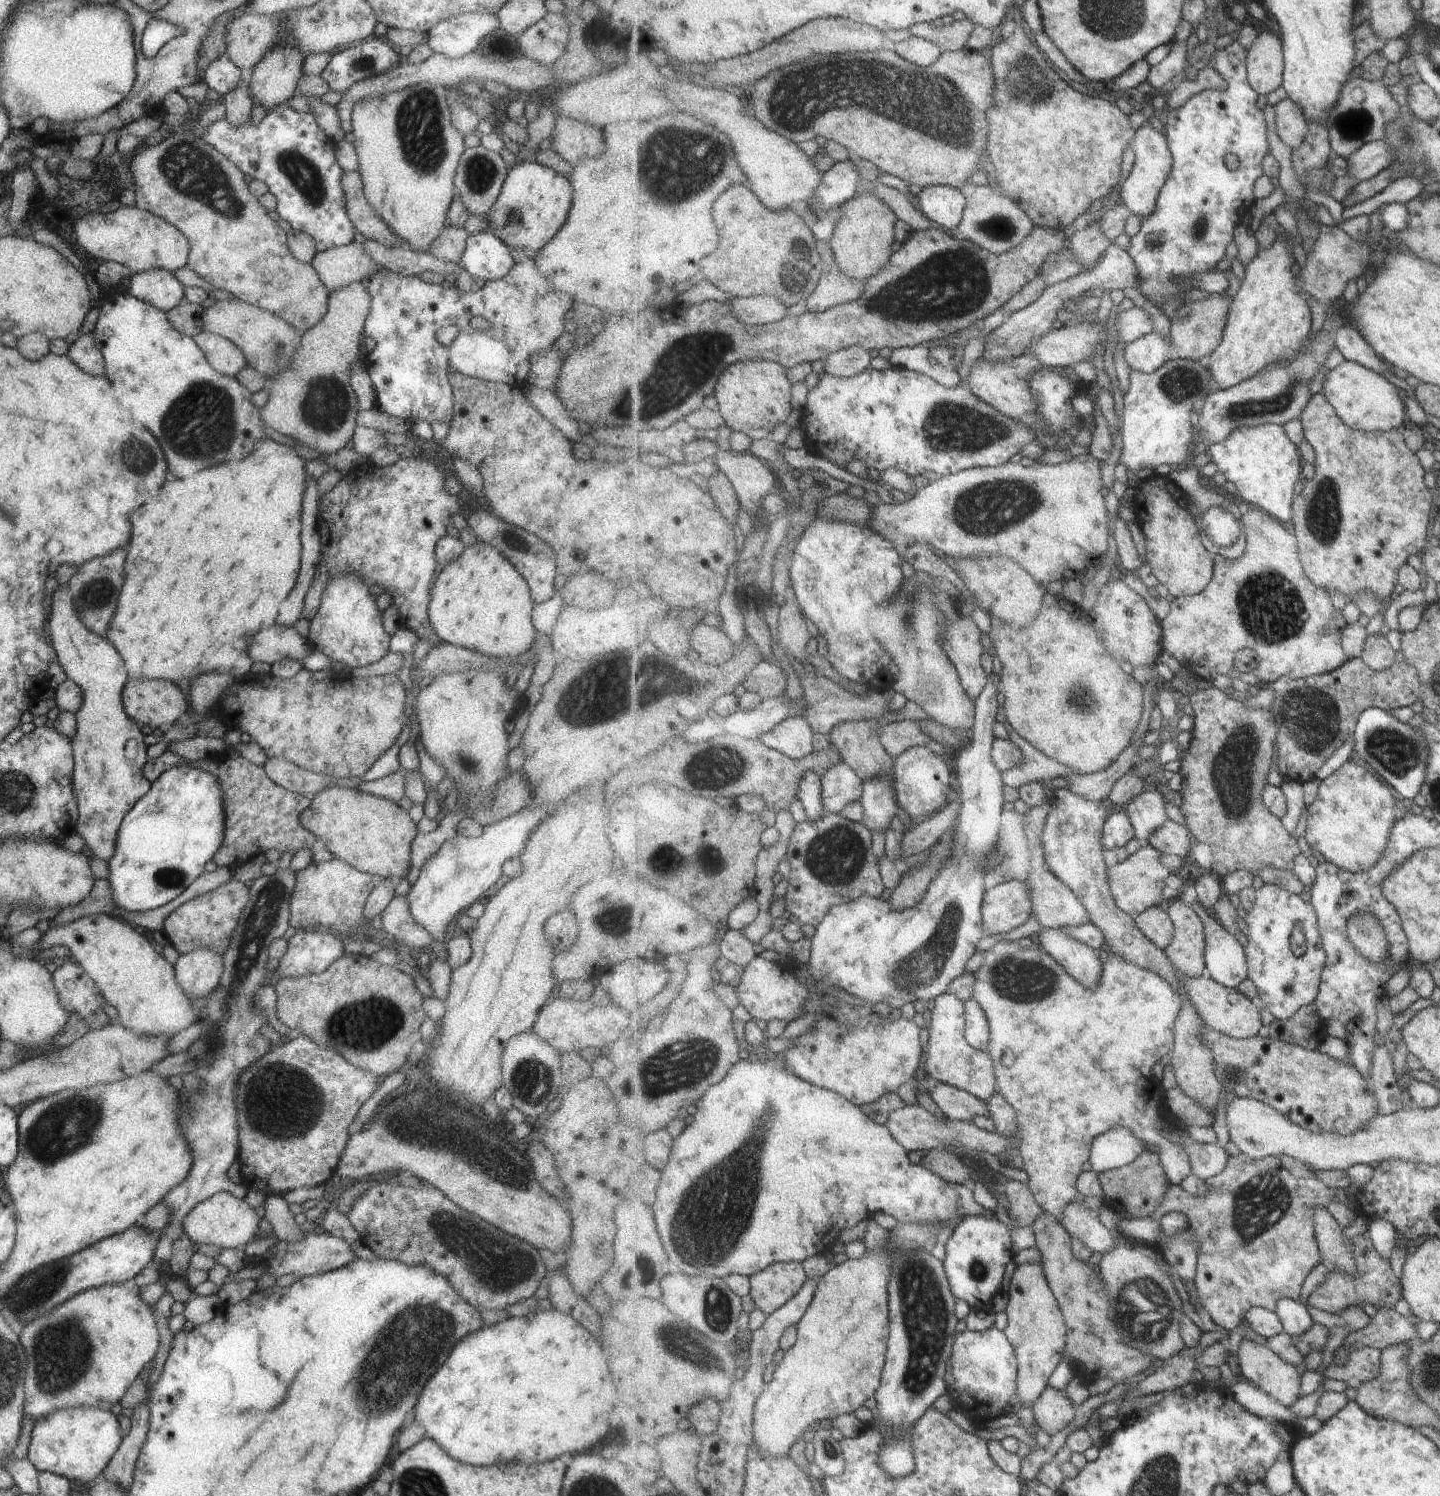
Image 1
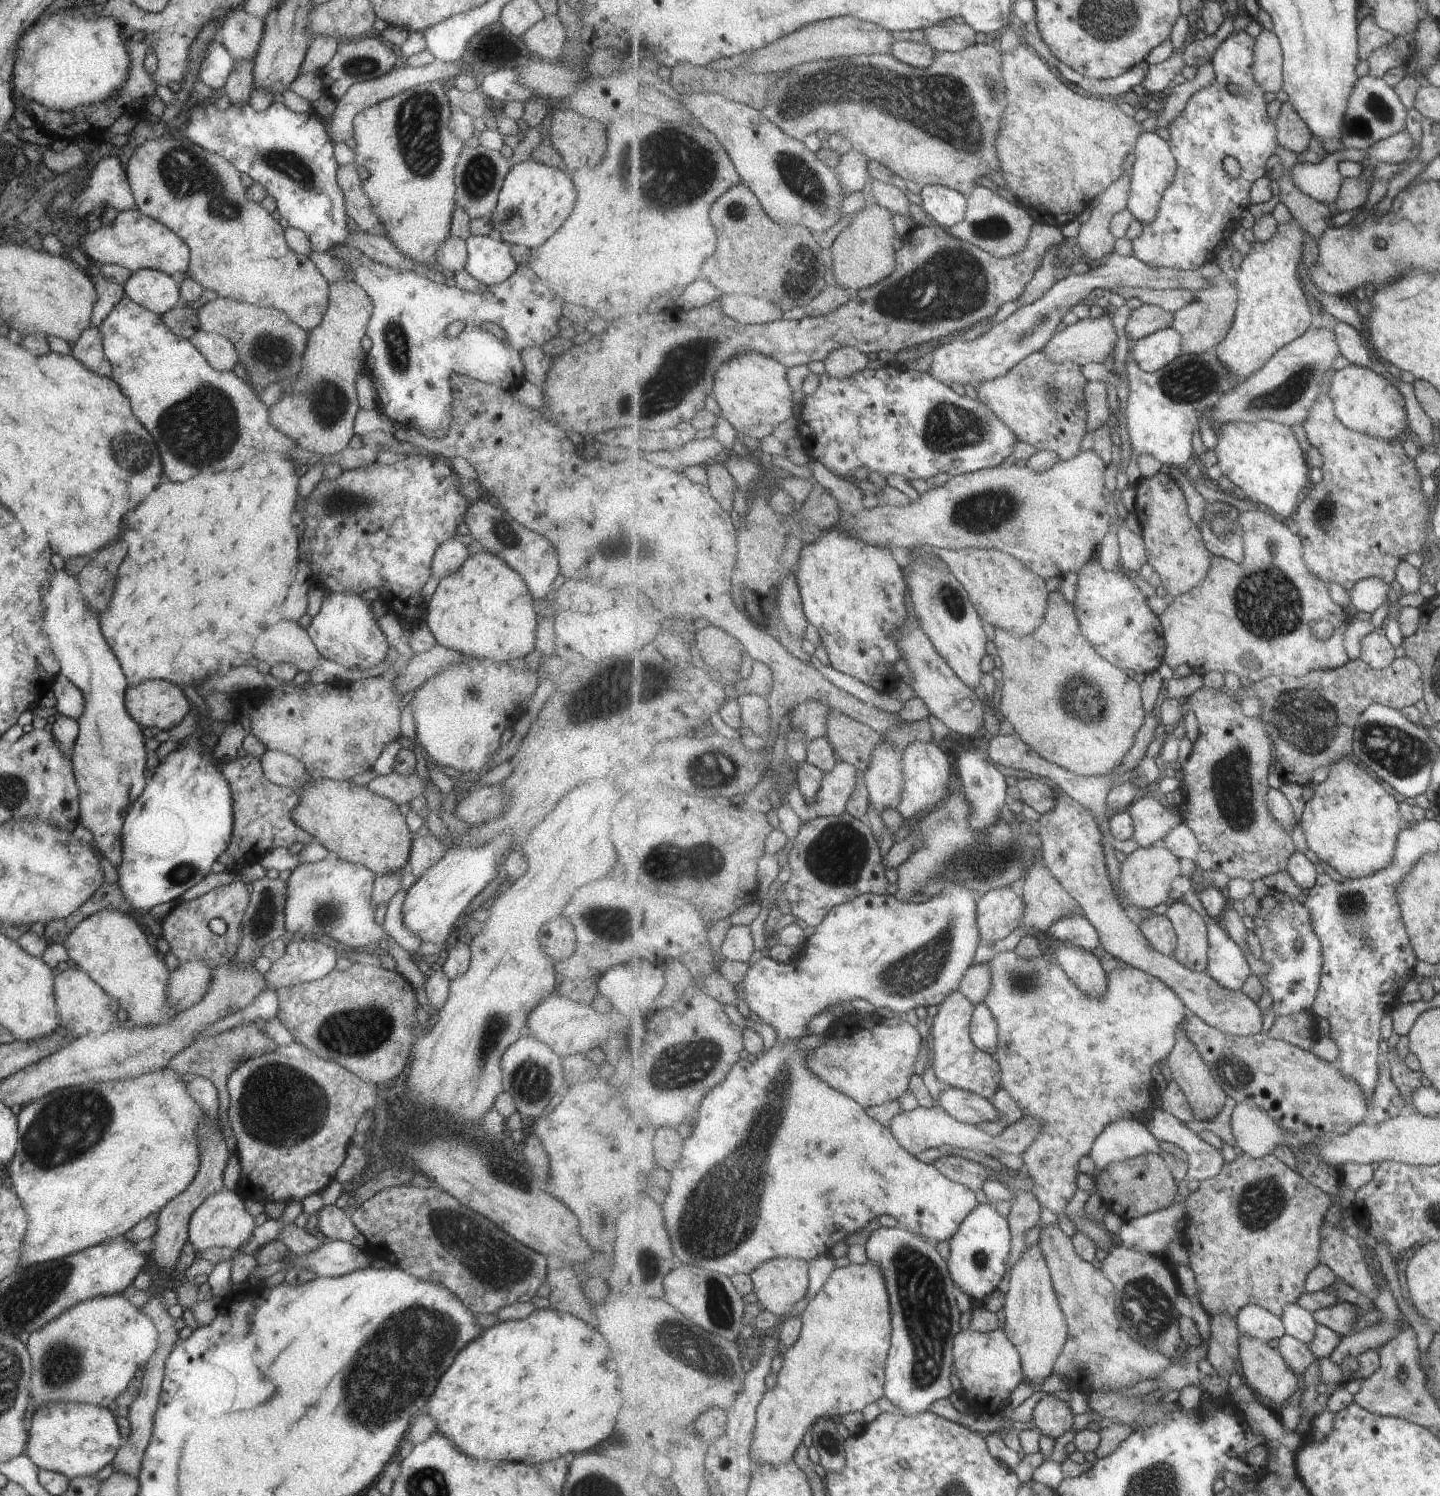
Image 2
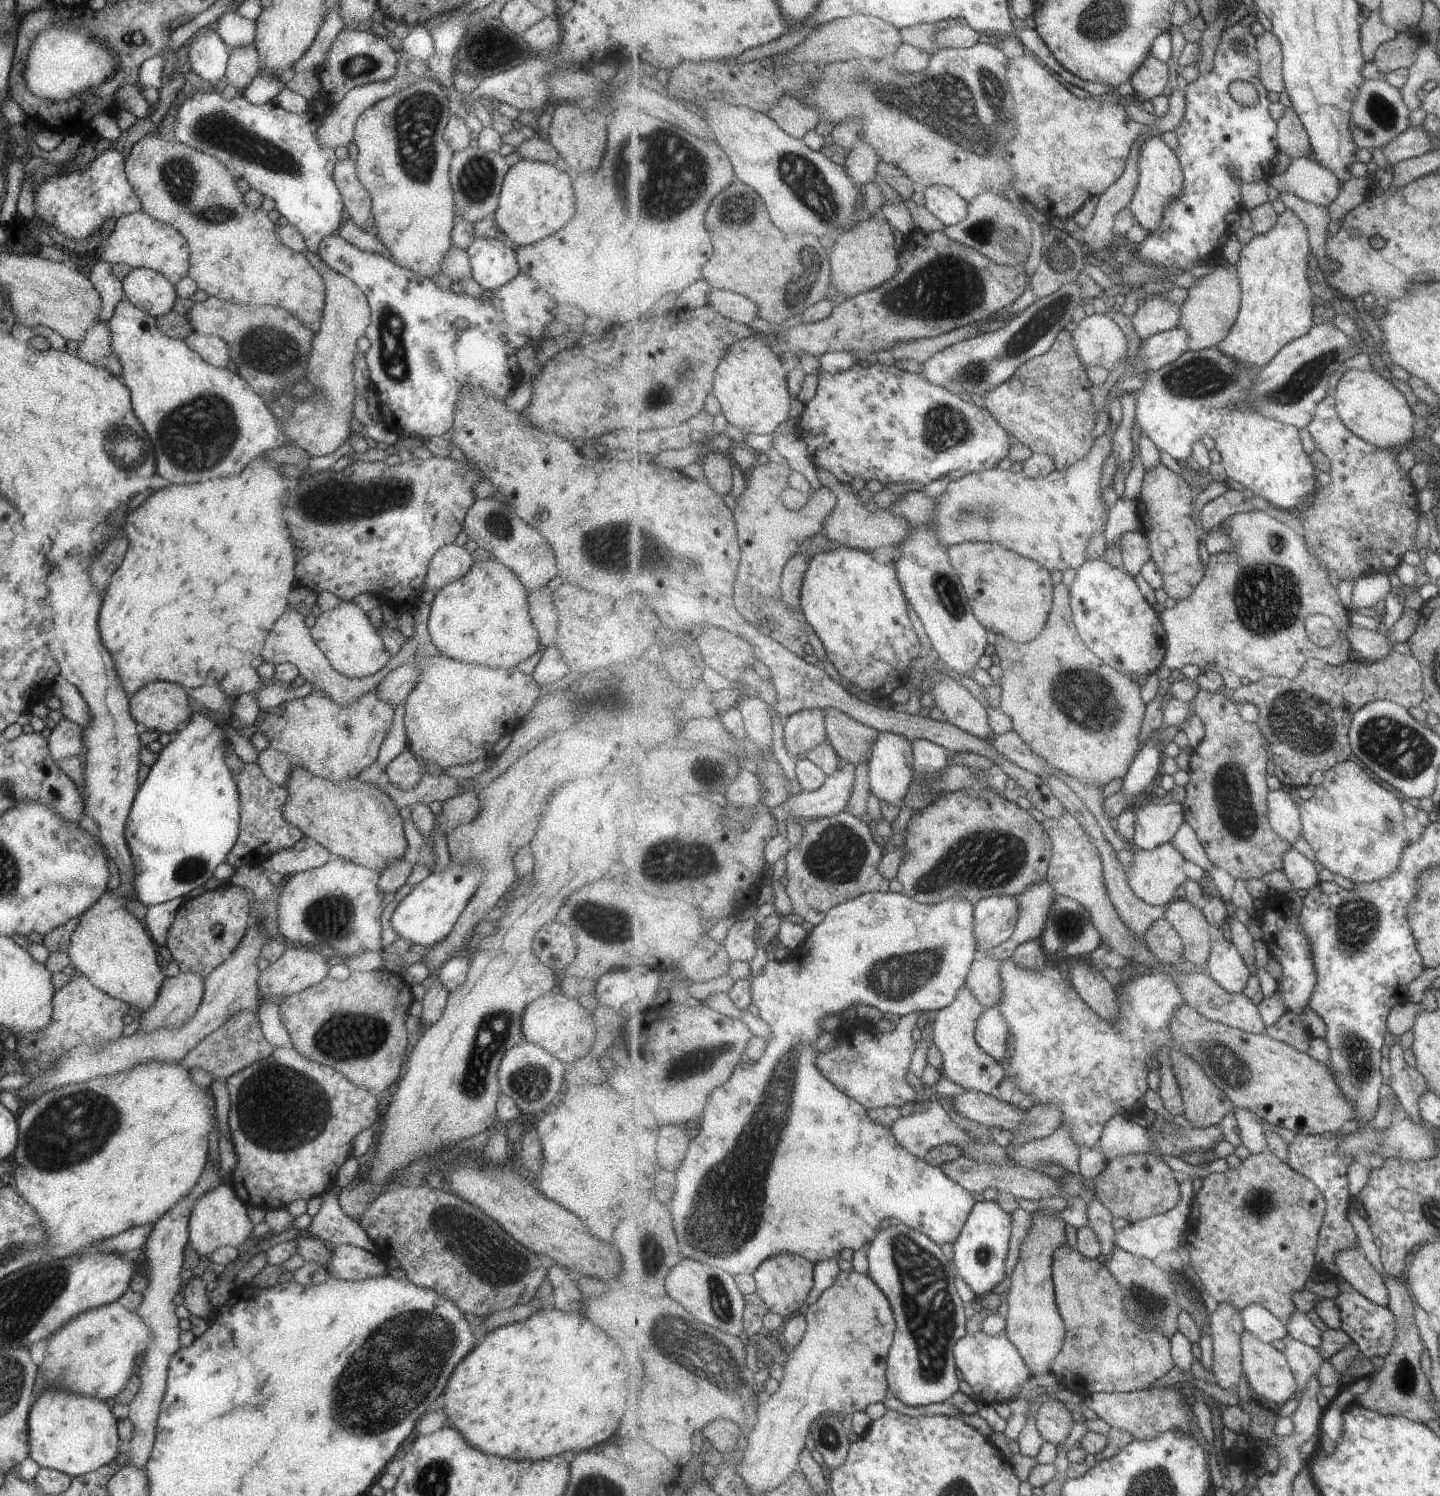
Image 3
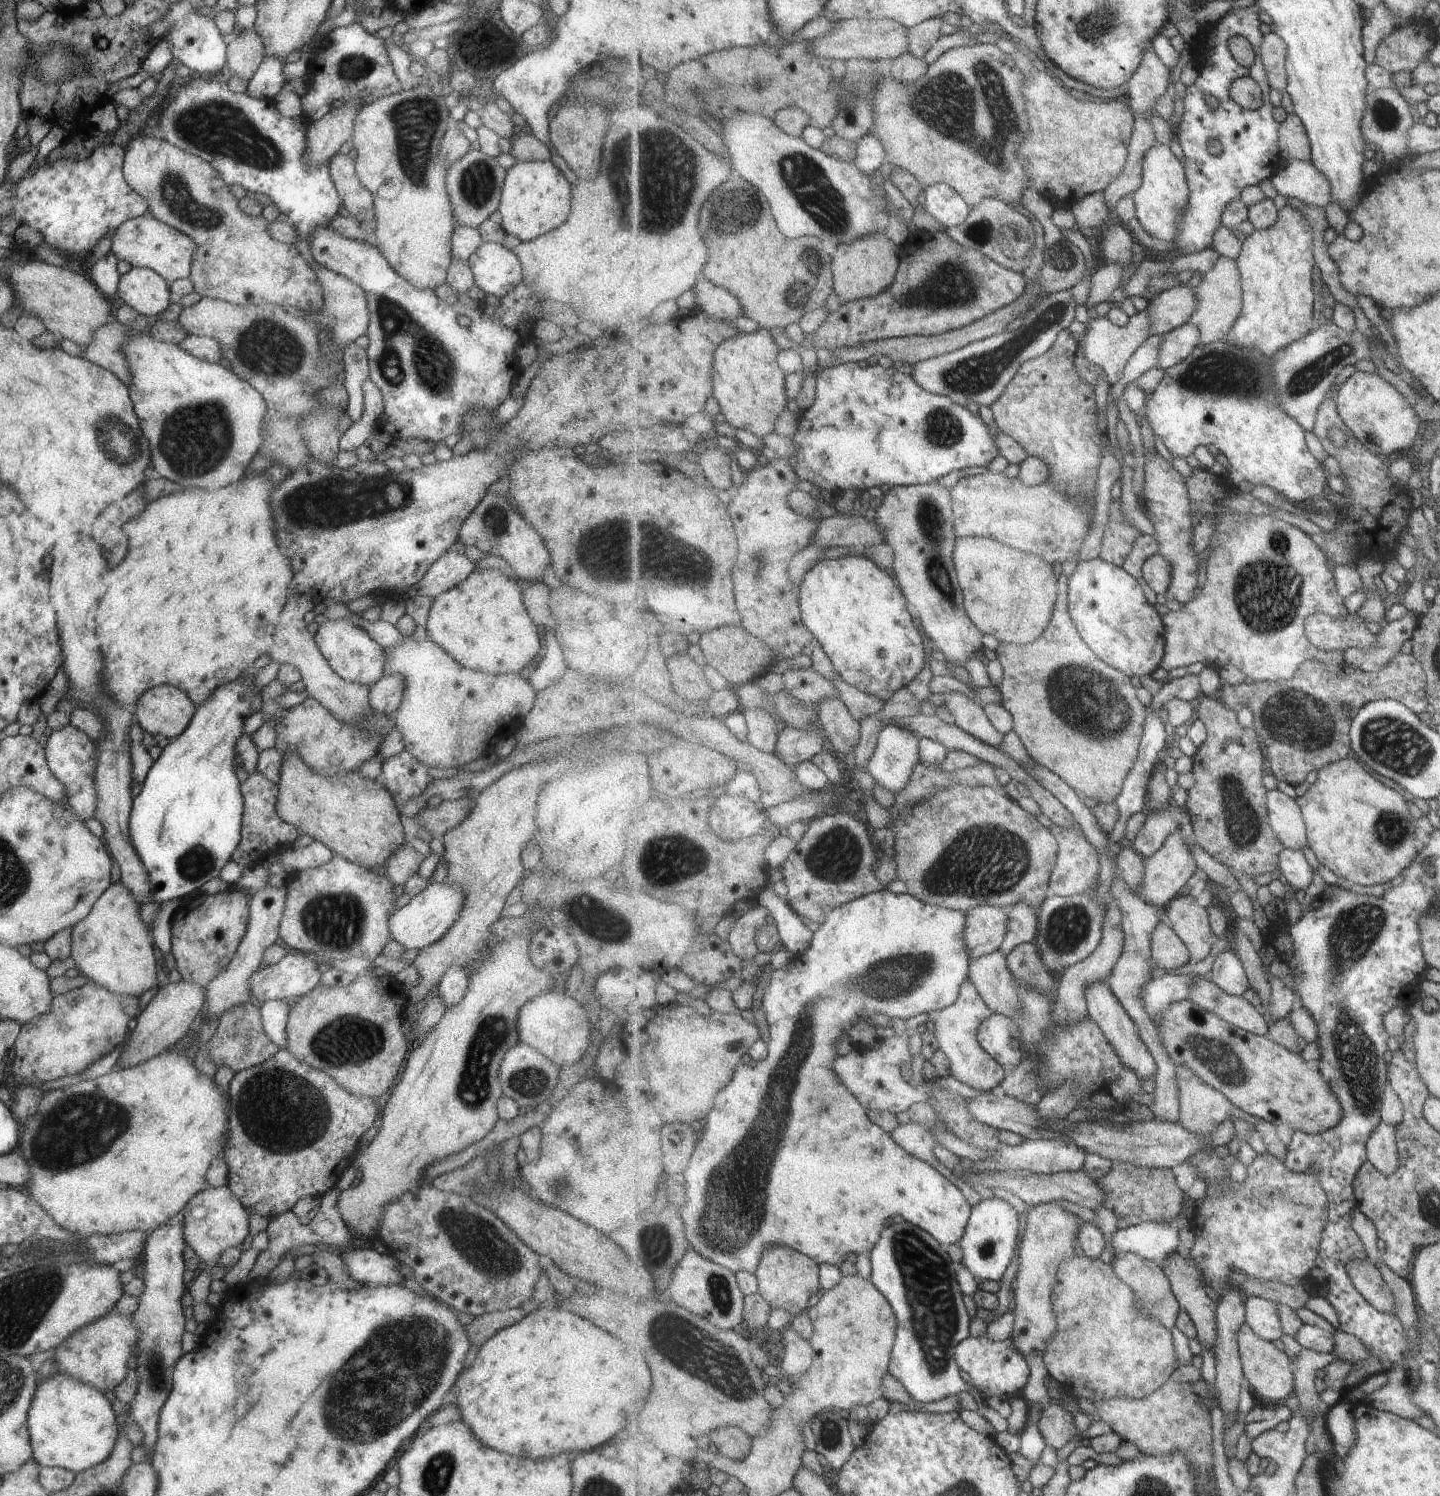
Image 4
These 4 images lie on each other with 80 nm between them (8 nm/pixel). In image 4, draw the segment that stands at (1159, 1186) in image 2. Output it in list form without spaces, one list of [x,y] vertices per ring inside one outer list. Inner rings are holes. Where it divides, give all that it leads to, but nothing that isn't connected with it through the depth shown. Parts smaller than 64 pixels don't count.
[[[1113,1161],[1113,1168],[1099,1181],[1108,1192],[1105,1207],[1119,1218],[1126,1218],[1131,1225],[1144,1222],[1170,1223],[1185,1208],[1185,1192],[1177,1186],[1170,1169],[1146,1169],[1123,1161]]]

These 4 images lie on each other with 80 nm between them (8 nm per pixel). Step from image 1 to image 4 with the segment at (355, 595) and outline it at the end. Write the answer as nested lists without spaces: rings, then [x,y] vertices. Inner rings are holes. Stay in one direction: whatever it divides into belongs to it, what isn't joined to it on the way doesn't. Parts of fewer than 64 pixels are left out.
[[[326,620],[318,626],[313,638],[330,669],[345,682],[370,687],[384,675],[383,648],[371,640],[361,628],[355,627],[350,620]]]

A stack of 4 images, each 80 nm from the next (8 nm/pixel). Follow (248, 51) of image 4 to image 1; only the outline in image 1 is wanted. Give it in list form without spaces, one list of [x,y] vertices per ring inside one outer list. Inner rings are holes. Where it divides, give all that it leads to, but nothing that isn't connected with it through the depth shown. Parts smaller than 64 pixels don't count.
[[[243,72],[241,82],[233,90],[229,90],[225,96],[222,96],[225,105],[225,120],[235,128],[251,119],[253,102],[251,102],[251,96],[249,96],[249,80],[249,72]]]

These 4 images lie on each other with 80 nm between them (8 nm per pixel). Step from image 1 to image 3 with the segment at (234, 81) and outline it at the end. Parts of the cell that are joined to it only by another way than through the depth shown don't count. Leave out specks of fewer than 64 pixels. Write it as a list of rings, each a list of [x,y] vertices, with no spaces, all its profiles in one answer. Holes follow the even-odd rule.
[[[215,26],[202,27],[184,44],[188,44],[190,70],[215,86],[224,75],[228,59],[228,47],[216,33]]]

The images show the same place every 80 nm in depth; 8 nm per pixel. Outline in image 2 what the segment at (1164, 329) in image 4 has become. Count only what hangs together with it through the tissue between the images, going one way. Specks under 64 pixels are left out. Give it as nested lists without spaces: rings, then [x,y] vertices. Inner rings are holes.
[[[1144,303],[1130,312],[1126,323],[1126,334],[1133,340],[1137,340],[1172,327],[1174,327],[1173,313],[1159,306]]]

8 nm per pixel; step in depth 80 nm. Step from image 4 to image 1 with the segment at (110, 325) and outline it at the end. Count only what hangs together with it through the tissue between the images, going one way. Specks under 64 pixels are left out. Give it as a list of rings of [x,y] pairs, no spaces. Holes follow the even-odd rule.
[[[91,333],[80,334],[70,345],[66,354],[69,360],[90,375],[104,374],[104,358],[95,346]]]

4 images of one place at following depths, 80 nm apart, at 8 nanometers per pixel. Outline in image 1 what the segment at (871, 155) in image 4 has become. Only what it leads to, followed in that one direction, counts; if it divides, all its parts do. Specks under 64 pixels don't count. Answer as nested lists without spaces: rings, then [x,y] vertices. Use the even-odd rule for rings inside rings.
[[[853,157],[845,162],[836,162],[833,168],[825,173],[824,184],[818,189],[818,195],[822,198],[822,207],[827,211],[829,208],[835,208],[835,206],[853,199],[862,190],[863,183],[853,163]]]

